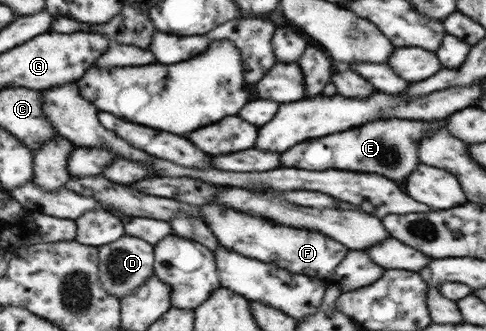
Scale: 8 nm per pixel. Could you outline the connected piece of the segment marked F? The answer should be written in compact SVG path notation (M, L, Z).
M205 204L201 214L205 218L205 224L209 224L208 227L217 236L220 246L261 262L275 263L279 268L289 272L309 275L311 278L326 280L328 283L331 283L331 276L337 264L344 260L350 250L339 241L321 236L322 232L283 226L261 216L251 216L245 212L221 208L217 204Z

